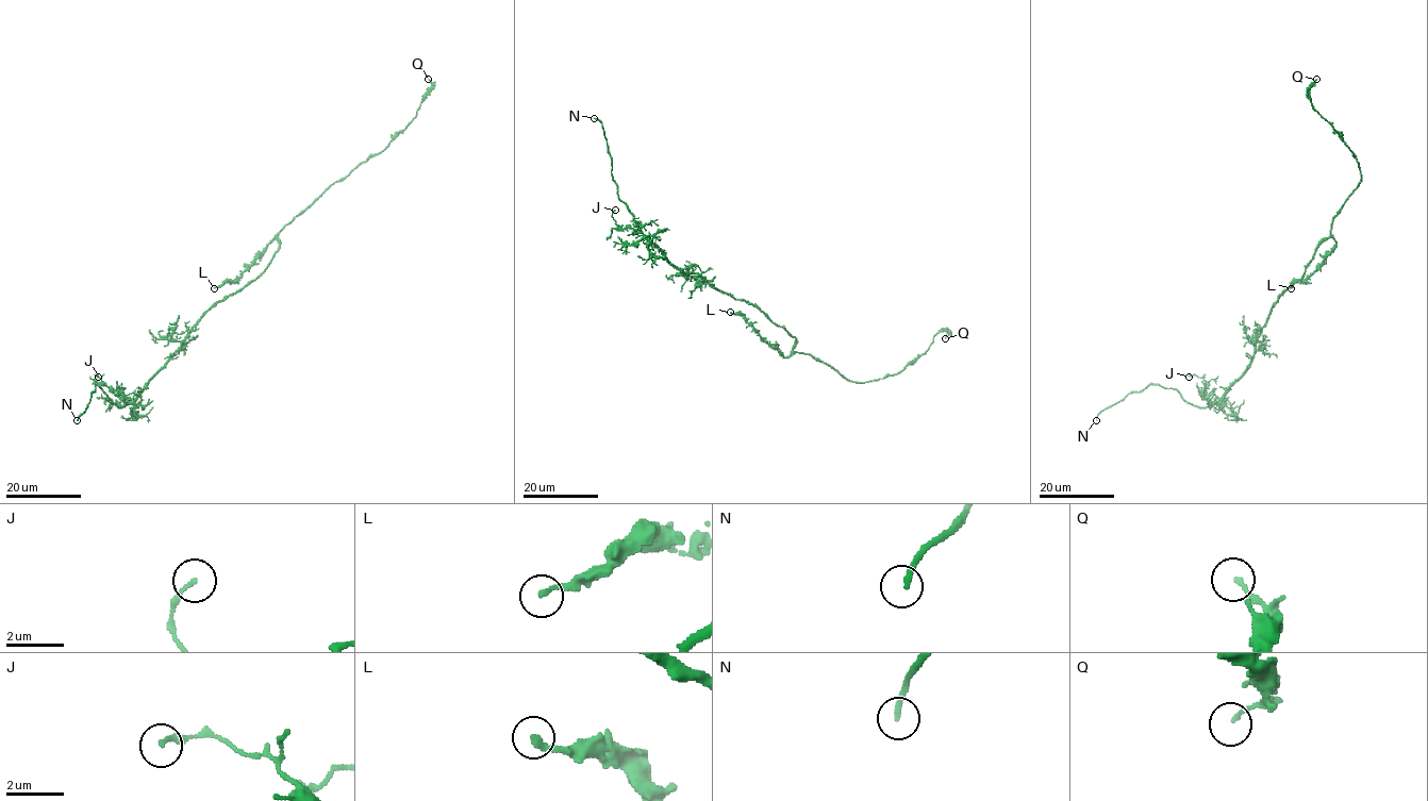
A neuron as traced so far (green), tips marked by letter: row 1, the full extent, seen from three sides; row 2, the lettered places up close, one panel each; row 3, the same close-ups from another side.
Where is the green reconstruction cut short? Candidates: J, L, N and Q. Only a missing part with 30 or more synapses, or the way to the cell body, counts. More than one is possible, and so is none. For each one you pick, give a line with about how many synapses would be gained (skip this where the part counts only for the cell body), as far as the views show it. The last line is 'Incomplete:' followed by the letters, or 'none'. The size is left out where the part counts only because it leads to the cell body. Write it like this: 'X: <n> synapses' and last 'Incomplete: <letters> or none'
Incomplete: N

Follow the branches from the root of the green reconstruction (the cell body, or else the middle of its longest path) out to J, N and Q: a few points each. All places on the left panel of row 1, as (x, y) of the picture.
J: (241, 290), (218, 300), (204, 314), (187, 333), (181, 347), (134, 400), (123, 401), (98, 377)
N: (241, 290), (218, 300), (204, 314), (133, 400), (119, 407), (95, 384), (95, 393), (77, 420)
Q: (241, 290), (264, 270), (278, 248), (277, 235), (286, 224), (378, 155), (412, 121), (431, 88), (428, 79)

